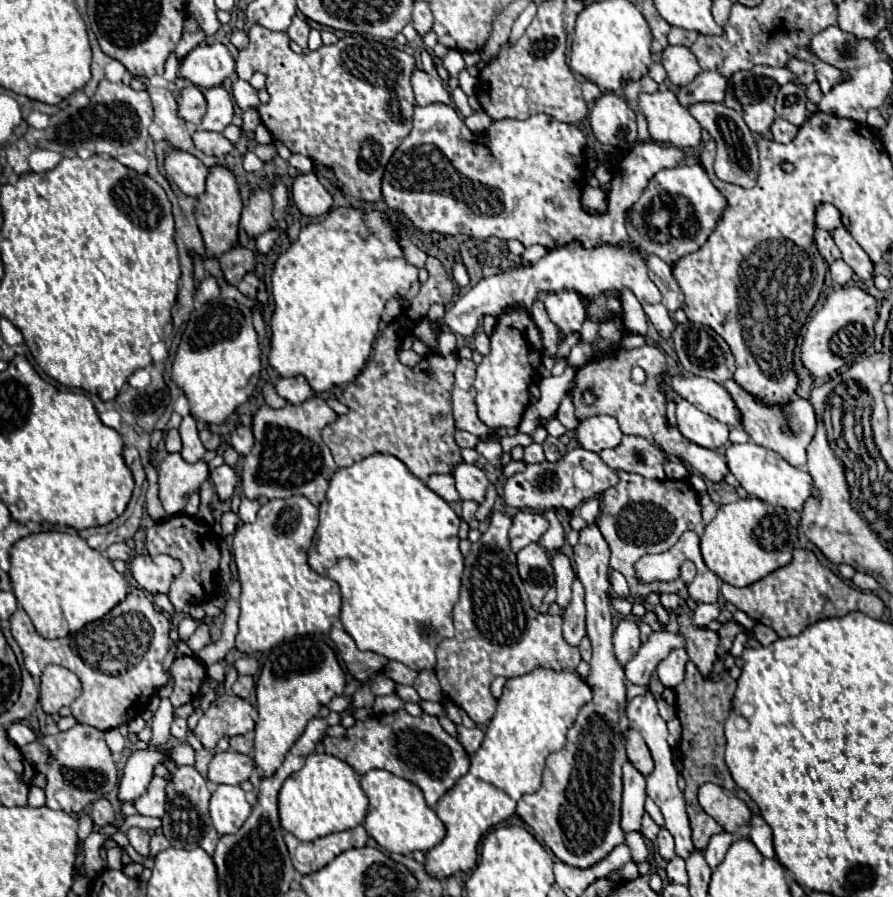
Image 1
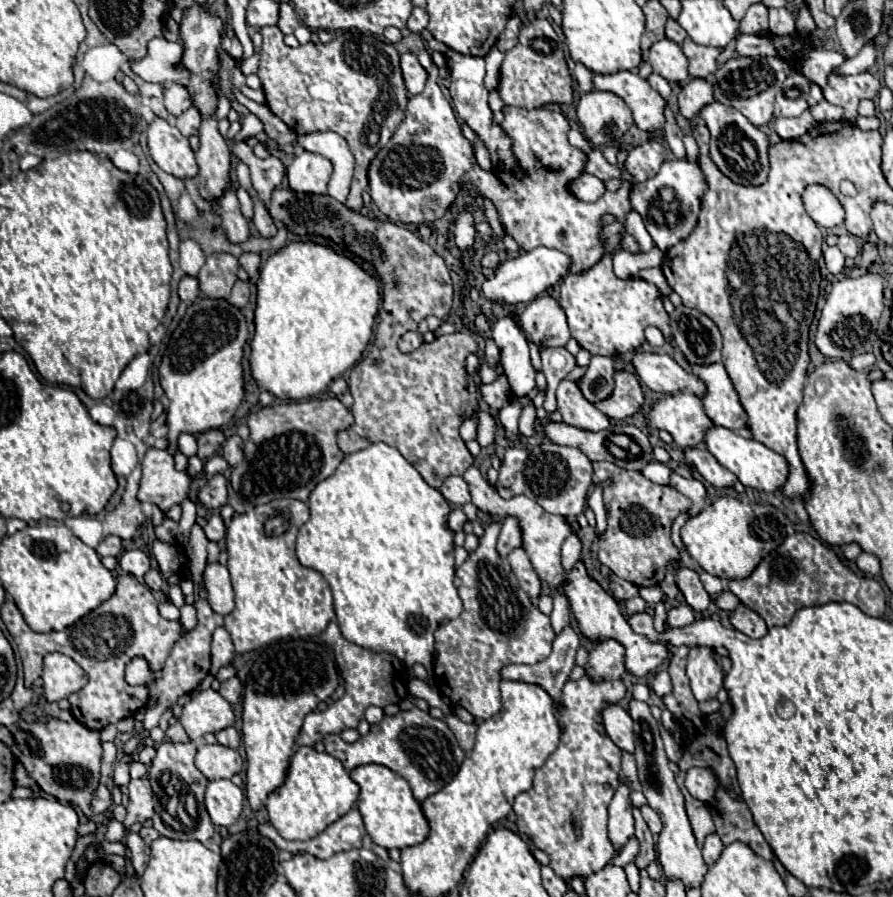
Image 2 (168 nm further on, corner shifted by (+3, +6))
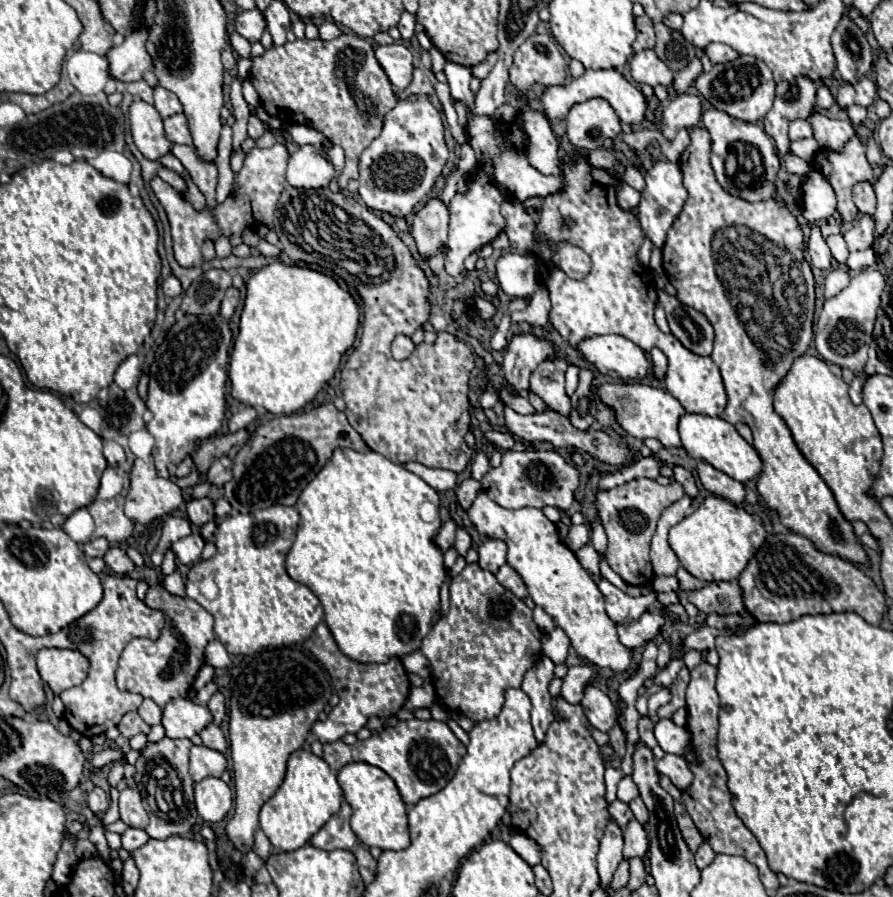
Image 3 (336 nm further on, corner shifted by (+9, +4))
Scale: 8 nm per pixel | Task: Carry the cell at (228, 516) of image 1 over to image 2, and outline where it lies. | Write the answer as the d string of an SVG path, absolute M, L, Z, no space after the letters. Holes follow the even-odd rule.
M214 512L212 516L210 516L210 520L208 520L208 524L204 526L204 532L206 532L206 538L208 540L220 540L220 538L224 538L224 534L226 534L226 528L224 528L224 520L222 520L222 516L218 514L218 512Z

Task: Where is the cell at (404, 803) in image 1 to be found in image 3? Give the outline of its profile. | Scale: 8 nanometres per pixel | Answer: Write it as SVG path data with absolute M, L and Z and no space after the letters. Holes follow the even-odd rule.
M348 762L338 772L338 784L346 802L352 806L352 830L366 846L378 846L382 850L404 850L410 844L406 804L394 784L394 780L380 768L366 762Z

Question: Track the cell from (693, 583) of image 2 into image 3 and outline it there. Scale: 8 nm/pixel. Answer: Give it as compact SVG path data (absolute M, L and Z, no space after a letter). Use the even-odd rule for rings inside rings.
M658 576L658 578L654 580L654 590L656 590L656 592L676 590L676 578L674 578L674 576Z

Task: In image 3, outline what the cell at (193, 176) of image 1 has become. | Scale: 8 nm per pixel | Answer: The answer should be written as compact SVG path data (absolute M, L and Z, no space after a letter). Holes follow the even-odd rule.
M134 98L134 102L128 108L128 116L132 140L146 158L158 160L162 154L170 152L172 144L164 136L162 118L152 104L144 102L142 98Z

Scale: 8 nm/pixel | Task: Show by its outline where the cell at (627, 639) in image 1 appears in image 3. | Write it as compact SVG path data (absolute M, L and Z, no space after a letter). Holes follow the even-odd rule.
M580 664L568 670L564 682L562 682L562 690L560 696L568 702L568 704L580 704L580 696L584 696L584 688L590 682L596 682L598 674L592 666Z

